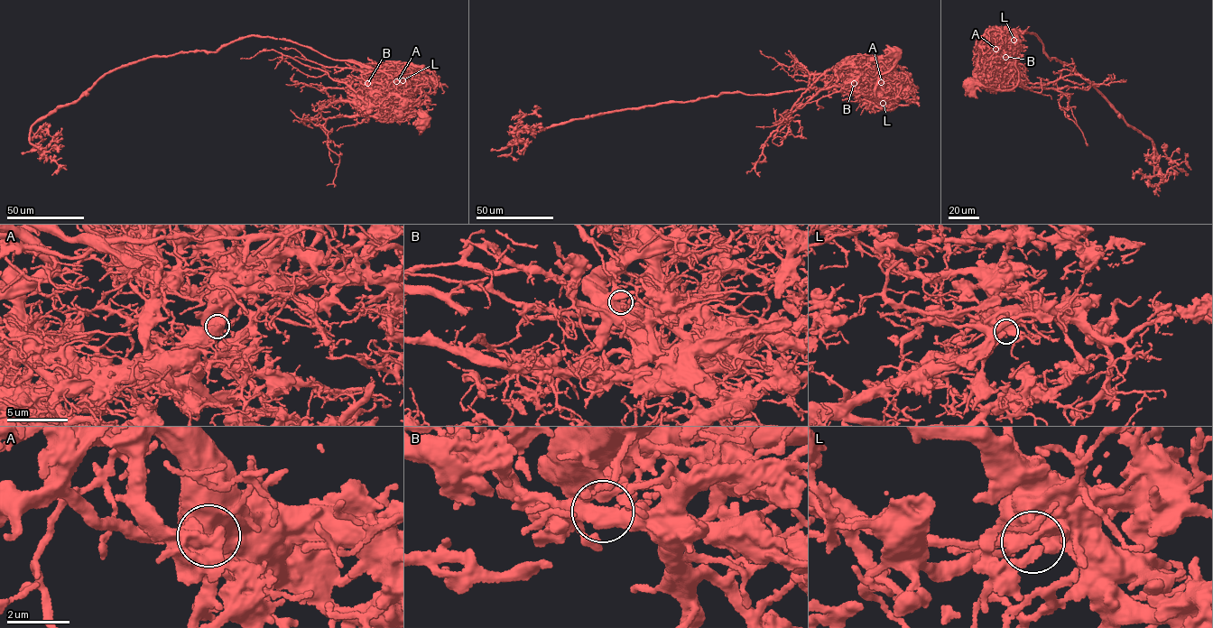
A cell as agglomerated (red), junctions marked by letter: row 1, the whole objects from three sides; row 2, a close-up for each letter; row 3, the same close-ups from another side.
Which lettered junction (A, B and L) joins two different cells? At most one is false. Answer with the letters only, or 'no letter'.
no letter

